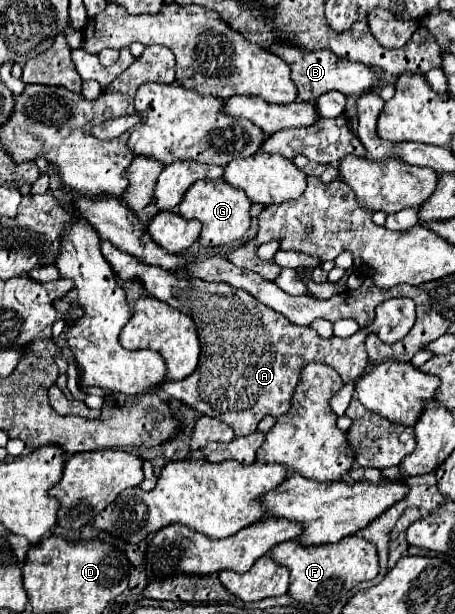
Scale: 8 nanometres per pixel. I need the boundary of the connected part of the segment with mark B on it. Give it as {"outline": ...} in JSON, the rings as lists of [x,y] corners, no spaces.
{"outline":[[[276,42],[276,44],[272,44],[272,52],[282,56],[288,62],[288,66],[292,68],[292,80],[298,86],[298,98],[300,100],[316,100],[318,96],[322,96],[330,90],[338,90],[346,96],[360,96],[362,92],[368,92],[374,84],[378,84],[378,76],[372,72],[372,68],[358,64],[358,62],[344,60],[330,50],[308,52],[304,48],[296,48],[290,44],[278,44]]]}

